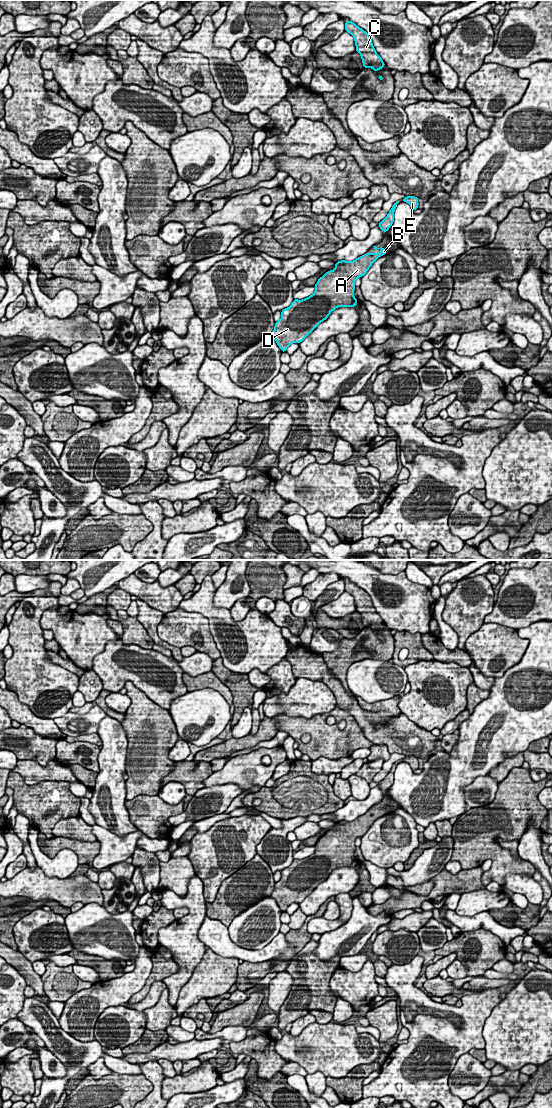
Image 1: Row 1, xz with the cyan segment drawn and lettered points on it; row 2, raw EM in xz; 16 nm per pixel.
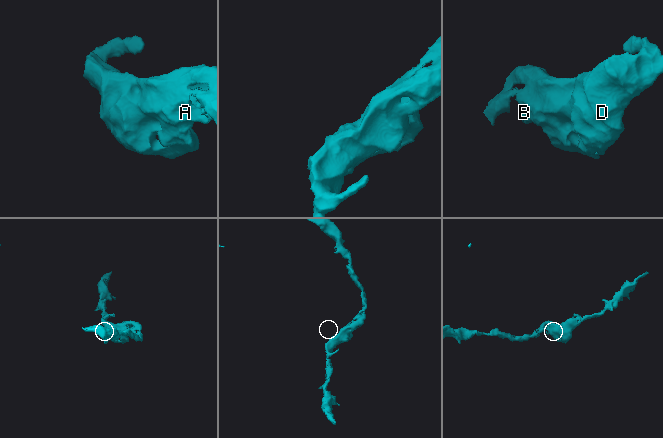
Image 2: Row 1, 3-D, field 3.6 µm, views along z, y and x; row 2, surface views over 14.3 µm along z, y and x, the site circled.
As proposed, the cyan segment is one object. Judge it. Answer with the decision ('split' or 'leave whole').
leave whole

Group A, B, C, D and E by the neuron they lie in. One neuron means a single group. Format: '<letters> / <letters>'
A B C D E

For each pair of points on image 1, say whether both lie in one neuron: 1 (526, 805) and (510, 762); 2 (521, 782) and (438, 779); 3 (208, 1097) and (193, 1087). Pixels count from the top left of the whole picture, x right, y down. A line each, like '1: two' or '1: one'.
1: two
2: two
3: two

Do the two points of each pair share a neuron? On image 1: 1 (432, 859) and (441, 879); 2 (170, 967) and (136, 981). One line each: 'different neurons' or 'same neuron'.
1: different neurons
2: different neurons

